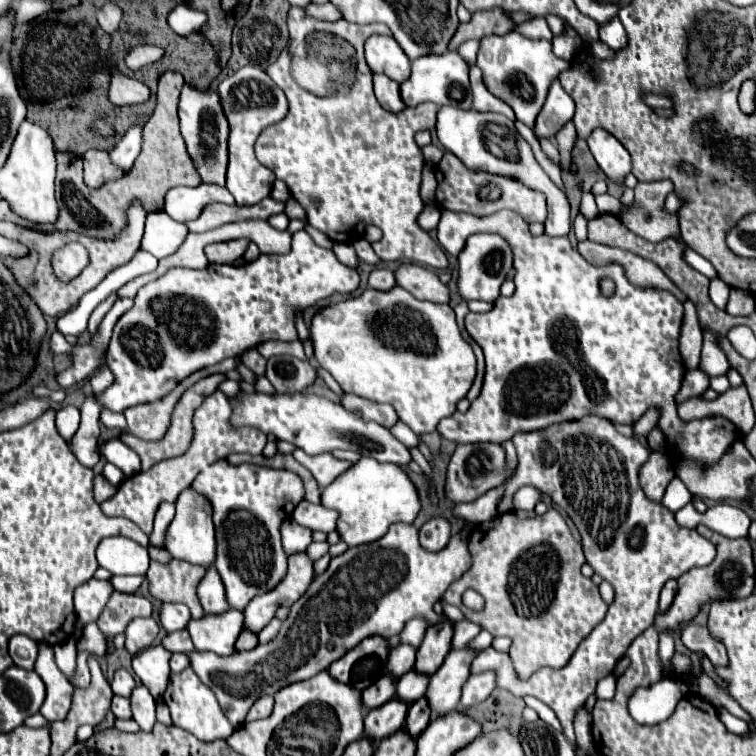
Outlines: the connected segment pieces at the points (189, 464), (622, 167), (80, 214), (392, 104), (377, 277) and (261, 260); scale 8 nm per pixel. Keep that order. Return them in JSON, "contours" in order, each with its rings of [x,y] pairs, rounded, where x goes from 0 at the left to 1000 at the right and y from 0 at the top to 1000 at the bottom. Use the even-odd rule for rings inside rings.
{"contours":[[[[283,517],[278,525],[272,525],[272,530],[257,544],[257,578],[254,578],[251,594],[241,604],[228,604],[228,607],[212,610],[193,626],[180,626],[180,628],[164,634],[159,639],[156,649],[132,668],[138,681],[167,684],[167,687],[177,689],[193,708],[198,708],[204,679],[206,679],[209,668],[214,663],[230,665],[235,652],[241,647],[246,647],[259,634],[265,620],[280,615],[283,610],[299,607],[307,599],[344,602],[352,589],[352,575],[341,573],[339,567],[307,567],[304,565],[304,544],[307,544],[304,528],[296,520]]],[[[799,171],[783,173],[783,179],[778,181],[778,194],[794,224],[802,229],[802,234],[812,245],[823,247],[828,231],[836,229],[836,213],[831,197]]],[[[222,94],[212,102],[209,107],[209,139],[204,144],[204,149],[198,152],[196,163],[190,165],[190,189],[188,189],[188,200],[177,216],[177,221],[172,224],[172,229],[167,229],[164,234],[140,242],[132,250],[114,250],[110,238],[110,210],[98,205],[98,202],[74,202],[77,210],[77,231],[74,231],[74,263],[79,271],[79,290],[71,298],[45,298],[50,306],[66,308],[66,306],[101,306],[116,313],[135,313],[135,316],[151,316],[156,313],[156,308],[161,308],[161,298],[167,298],[167,276],[172,274],[172,266],[188,266],[193,282],[204,282],[209,276],[217,274],[217,258],[222,250],[235,247],[235,245],[249,245],[249,247],[262,247],[265,245],[265,234],[254,218],[254,210],[246,202],[243,194],[243,184],[238,179],[235,171],[235,131],[238,131],[238,120],[243,115],[243,102],[233,94]]],[[[495,97],[492,104],[495,104],[495,123],[497,123],[500,136],[503,136],[511,147],[516,147],[516,149],[532,147],[532,144],[534,144],[534,136],[532,136],[529,123],[526,123],[526,115],[529,115],[529,112],[526,112],[524,107],[519,107],[516,102],[500,99],[500,97]]],[[[497,353],[497,356],[489,361],[487,377],[489,377],[492,382],[500,382],[500,385],[513,385],[513,382],[519,382],[519,380],[524,377],[521,361],[519,361],[516,356],[500,356],[500,353]]],[[[405,306],[386,308],[386,329],[376,337],[344,337],[333,348],[317,353],[283,351],[272,356],[222,356],[212,369],[193,374],[177,393],[177,406],[167,411],[151,430],[146,459],[140,467],[140,483],[151,493],[151,507],[132,522],[132,533],[148,544],[164,544],[183,533],[196,533],[225,520],[251,493],[286,483],[302,472],[312,472],[328,462],[341,459],[354,448],[389,451],[394,448],[386,409],[405,409],[421,396],[439,388],[463,388],[474,380],[476,366],[471,356],[452,351],[442,332],[421,327]],[[220,411],[238,411],[238,438],[228,438],[228,427],[220,427]],[[206,414],[217,414],[212,422]]]]}

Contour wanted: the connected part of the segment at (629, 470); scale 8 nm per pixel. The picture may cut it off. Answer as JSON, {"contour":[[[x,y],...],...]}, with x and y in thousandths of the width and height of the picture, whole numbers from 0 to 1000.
{"contour":[[[775,549],[770,554],[746,557],[746,560],[714,567],[714,570],[685,573],[685,575],[680,575],[677,586],[685,597],[685,623],[677,631],[677,636],[672,639],[667,660],[659,665],[659,679],[669,679],[677,673],[677,652],[683,647],[688,647],[690,642],[709,644],[717,652],[722,652],[725,657],[730,657],[730,663],[751,679],[751,684],[759,689],[762,700],[767,702],[775,745],[786,753],[786,758],[791,758],[799,769],[804,769],[810,774],[812,798],[804,803],[802,819],[794,827],[788,827],[786,835],[765,853],[765,858],[759,861],[759,866],[754,869],[754,874],[743,885],[717,882],[698,901],[688,901],[680,888],[673,865],[661,864],[661,861],[653,861],[651,856],[646,856],[627,869],[627,874],[622,880],[622,890],[651,888],[659,896],[659,909],[669,909],[683,922],[706,919],[714,927],[720,927],[735,943],[735,948],[743,956],[746,972],[759,985],[759,948],[762,948],[765,938],[770,938],[775,925],[786,917],[788,903],[796,896],[812,890],[815,877],[825,869],[833,851],[862,827],[865,813],[870,808],[870,787],[873,787],[876,774],[889,763],[897,766],[902,758],[913,755],[915,750],[937,747],[947,737],[947,724],[937,713],[931,713],[921,700],[899,697],[892,687],[892,679],[878,673],[876,665],[865,665],[865,663],[854,660],[854,655],[849,652],[849,647],[844,642],[844,620],[857,607],[860,597],[852,589],[847,589],[839,578],[820,575],[807,557],[802,557],[791,549]]]}

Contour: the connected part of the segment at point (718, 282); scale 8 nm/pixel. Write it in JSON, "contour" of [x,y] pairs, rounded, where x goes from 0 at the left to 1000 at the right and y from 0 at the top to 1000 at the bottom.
{"contour":[[[942,369],[942,374],[939,374],[939,396],[942,396],[952,409],[960,406],[963,388],[966,388],[966,380],[963,380],[955,369]]]}

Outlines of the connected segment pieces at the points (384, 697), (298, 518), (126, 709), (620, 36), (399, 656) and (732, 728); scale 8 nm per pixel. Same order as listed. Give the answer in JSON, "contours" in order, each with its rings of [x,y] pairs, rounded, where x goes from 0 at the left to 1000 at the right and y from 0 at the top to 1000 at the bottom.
{"contours":[[[[505,893],[495,906],[489,906],[489,911],[479,914],[481,935],[497,938],[497,935],[508,933],[511,927],[516,927],[521,922],[521,911],[524,911],[524,901],[513,893]]],[[[399,663],[392,676],[386,679],[386,687],[399,694],[399,697],[407,697],[413,702],[429,702],[429,705],[437,705],[444,700],[444,687],[447,687],[447,679],[439,676],[439,673],[431,673],[426,668],[413,668],[407,663]]],[[[151,919],[148,922],[148,943],[153,948],[159,948],[159,951],[172,951],[175,948],[175,943],[172,943],[172,925]]],[[[810,25],[807,30],[802,30],[802,36],[794,36],[794,52],[799,57],[804,57],[812,67],[815,65],[825,65],[828,60],[828,41],[820,33],[820,25]]],[[[540,853],[521,856],[513,869],[513,890],[524,898],[532,896],[534,890],[540,890],[548,882],[548,869],[550,869],[548,856],[542,856],[542,858],[540,858]]],[[[952,938],[950,943],[952,943],[952,951],[958,954],[958,959],[960,959],[960,964],[963,964],[966,970],[971,970],[971,972],[989,972],[992,962],[989,962],[981,951],[971,948],[971,946],[968,946],[968,943],[963,943],[960,938]]]]}

